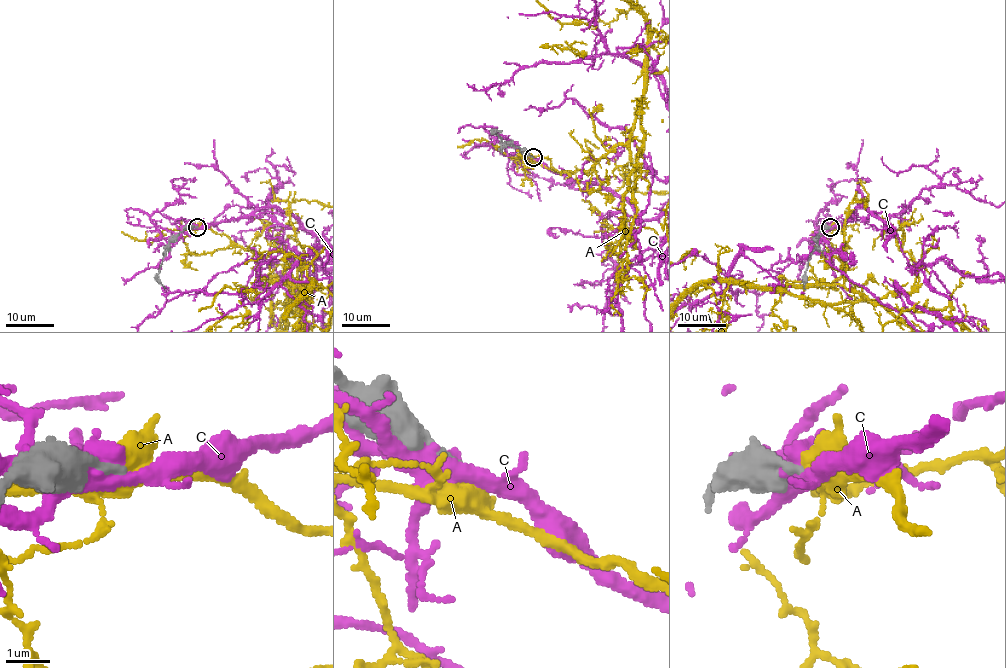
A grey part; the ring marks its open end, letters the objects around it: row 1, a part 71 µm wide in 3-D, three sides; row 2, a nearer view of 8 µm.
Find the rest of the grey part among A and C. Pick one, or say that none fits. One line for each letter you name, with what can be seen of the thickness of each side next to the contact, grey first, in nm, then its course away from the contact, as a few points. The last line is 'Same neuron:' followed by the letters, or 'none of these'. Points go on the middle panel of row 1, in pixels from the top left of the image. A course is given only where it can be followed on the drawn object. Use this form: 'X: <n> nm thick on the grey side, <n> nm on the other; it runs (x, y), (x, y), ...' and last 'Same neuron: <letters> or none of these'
Same neuron: none of these

